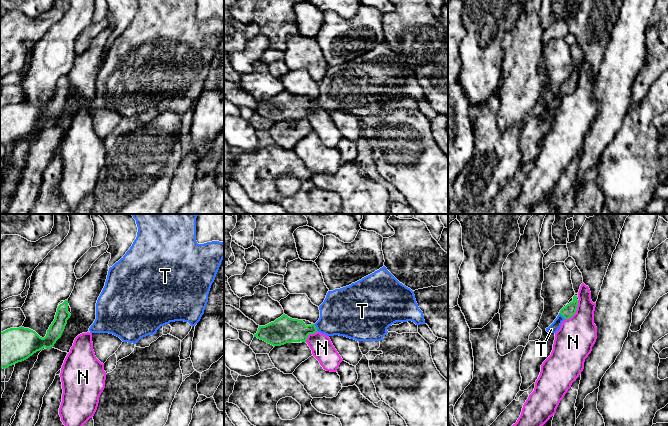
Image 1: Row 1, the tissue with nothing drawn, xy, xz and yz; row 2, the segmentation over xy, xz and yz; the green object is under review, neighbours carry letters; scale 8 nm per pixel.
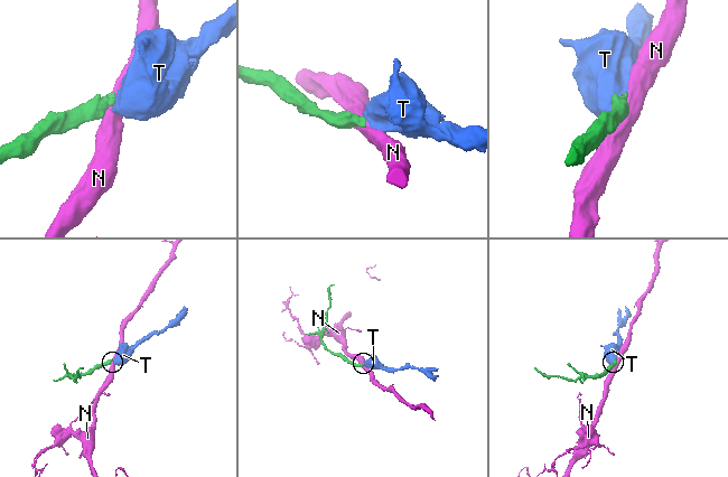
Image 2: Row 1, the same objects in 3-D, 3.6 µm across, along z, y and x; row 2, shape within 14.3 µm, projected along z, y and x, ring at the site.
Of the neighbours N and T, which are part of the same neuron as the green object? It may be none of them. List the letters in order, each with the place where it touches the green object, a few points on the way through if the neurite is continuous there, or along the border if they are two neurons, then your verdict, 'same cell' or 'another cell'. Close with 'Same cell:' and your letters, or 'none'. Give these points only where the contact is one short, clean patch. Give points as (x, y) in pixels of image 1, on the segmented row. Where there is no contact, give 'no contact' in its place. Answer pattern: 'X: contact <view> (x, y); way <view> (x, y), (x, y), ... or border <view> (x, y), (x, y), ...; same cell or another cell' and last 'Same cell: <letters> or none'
N: contact yz (575, 311); border yz (578, 300), (576, 311), (565, 319); another cell
T: contact xz (315, 327); way xz (284, 330), (307, 330), (315, 327), (330, 323), (342, 313); same cell
Same cell: T

